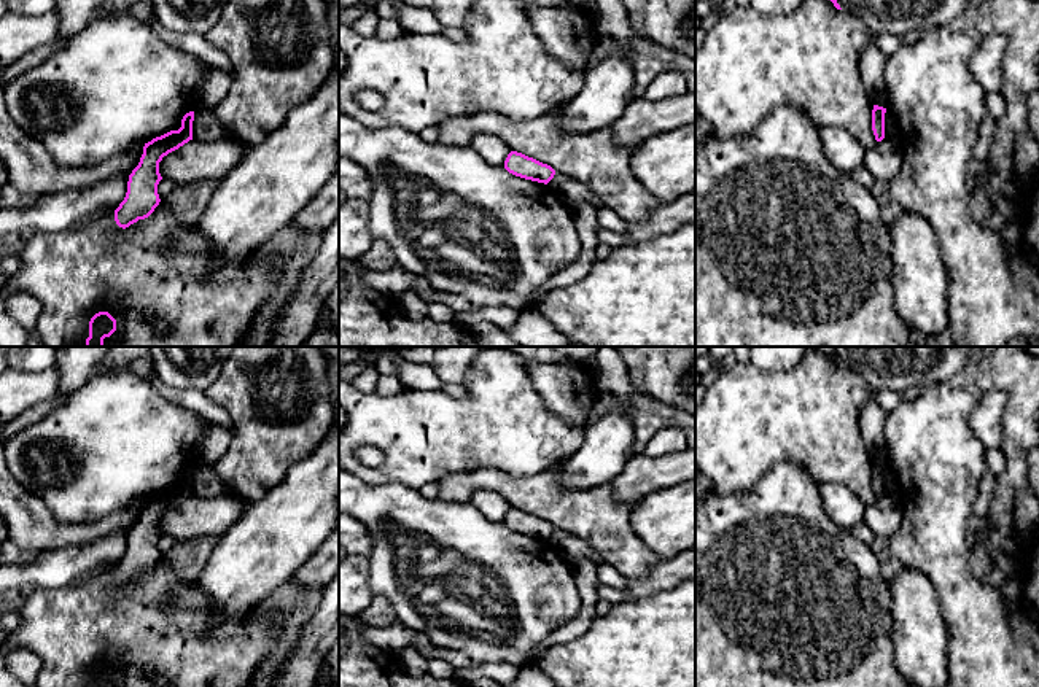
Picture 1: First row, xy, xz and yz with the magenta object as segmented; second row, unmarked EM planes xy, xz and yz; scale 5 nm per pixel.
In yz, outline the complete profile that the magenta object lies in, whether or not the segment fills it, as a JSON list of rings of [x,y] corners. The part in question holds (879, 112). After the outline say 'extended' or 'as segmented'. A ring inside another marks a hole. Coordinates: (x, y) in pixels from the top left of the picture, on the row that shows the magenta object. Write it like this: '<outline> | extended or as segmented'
[[[874,105],[872,130],[877,142],[881,142],[885,138],[885,113],[886,113],[886,108]]] | as segmented

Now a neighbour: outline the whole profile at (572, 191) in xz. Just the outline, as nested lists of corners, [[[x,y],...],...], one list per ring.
[[[555,173],[547,186],[570,207],[578,202],[587,202],[598,210],[603,205],[584,184],[571,180],[570,177]]]

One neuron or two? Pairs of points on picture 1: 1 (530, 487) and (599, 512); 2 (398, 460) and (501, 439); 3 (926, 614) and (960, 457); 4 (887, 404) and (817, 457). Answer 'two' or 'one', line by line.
1: one
2: one
3: two
4: two

